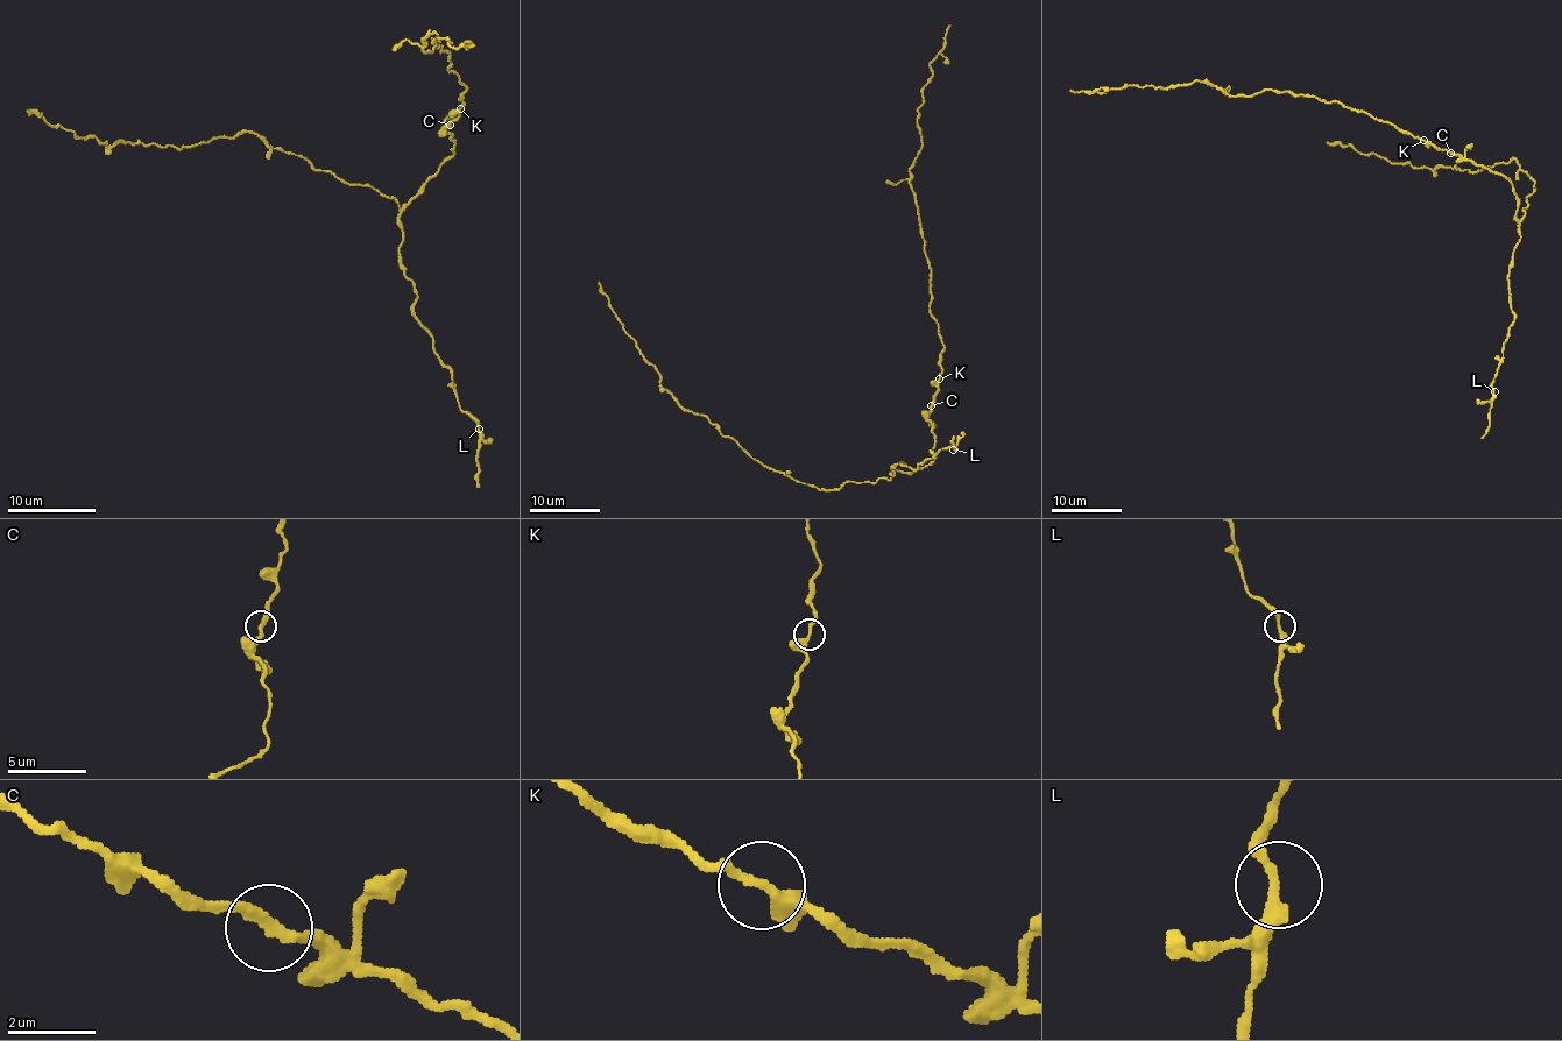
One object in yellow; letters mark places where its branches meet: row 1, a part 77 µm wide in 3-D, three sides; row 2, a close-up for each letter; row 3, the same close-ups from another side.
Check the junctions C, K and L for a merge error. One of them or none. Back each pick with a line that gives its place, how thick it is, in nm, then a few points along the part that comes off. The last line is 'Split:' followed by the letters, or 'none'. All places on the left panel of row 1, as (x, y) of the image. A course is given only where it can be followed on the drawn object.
Split: none

